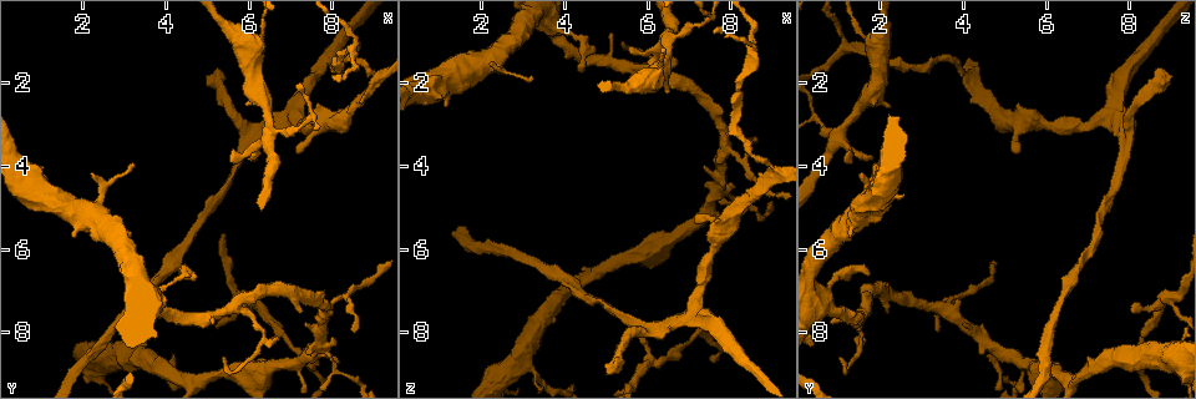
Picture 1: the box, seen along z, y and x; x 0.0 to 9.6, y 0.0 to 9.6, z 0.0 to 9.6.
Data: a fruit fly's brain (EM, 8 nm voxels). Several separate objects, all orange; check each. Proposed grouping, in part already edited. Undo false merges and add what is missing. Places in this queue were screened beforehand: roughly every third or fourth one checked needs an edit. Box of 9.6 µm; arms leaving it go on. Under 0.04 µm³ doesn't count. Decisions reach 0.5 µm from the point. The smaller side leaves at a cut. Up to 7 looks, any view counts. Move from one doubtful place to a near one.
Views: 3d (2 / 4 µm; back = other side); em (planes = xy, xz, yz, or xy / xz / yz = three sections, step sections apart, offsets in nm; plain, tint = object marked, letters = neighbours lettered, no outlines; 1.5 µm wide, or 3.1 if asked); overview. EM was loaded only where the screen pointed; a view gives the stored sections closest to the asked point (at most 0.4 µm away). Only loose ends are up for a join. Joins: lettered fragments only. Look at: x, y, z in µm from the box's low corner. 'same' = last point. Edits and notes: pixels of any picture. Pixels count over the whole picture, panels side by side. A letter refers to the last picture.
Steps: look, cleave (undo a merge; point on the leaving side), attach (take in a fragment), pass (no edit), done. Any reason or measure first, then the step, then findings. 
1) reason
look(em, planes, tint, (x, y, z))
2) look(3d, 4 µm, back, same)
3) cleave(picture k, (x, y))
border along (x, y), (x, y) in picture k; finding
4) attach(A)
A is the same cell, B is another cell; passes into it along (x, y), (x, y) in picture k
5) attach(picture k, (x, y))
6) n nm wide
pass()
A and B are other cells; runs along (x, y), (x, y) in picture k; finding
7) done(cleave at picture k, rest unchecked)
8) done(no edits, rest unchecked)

look(em, xy, step 4, letters, (5.00, 1.85, 8.75))

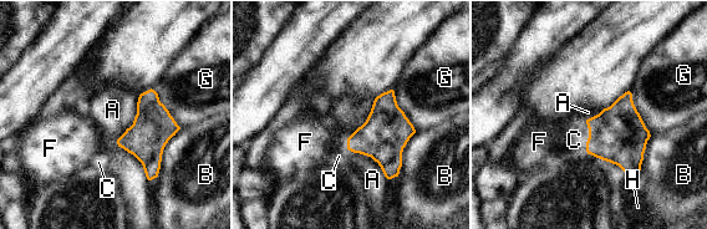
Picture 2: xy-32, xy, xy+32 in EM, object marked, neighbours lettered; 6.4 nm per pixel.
another direction
look(em, planes, letters, same)

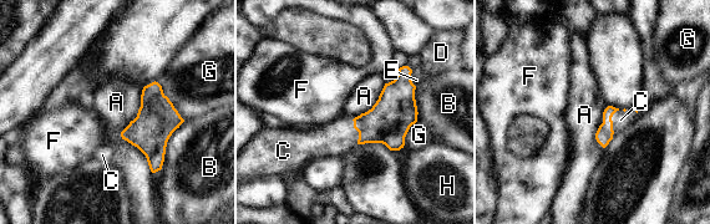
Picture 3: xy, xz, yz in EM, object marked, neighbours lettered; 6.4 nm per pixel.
A touches over 550 nm
attach(C)
C is the same cell, A, B, D, E, F, G and H are other cells; passes into it along (388, 122), (358, 131), (336, 137) in picture 3; it goes on there

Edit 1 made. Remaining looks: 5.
look(overview)

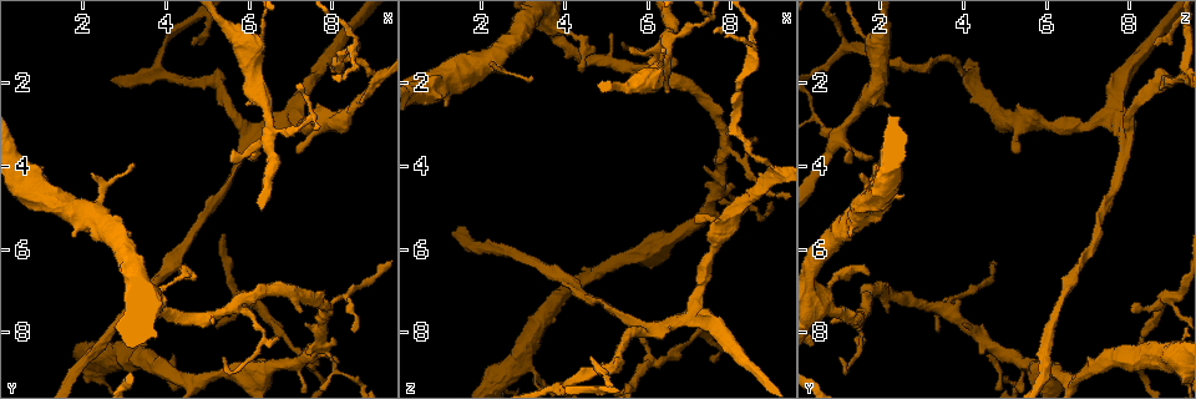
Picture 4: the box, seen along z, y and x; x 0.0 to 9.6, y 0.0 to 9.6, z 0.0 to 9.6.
look(3d, 4 µm, back, (5.10, 7.85, 0.75))

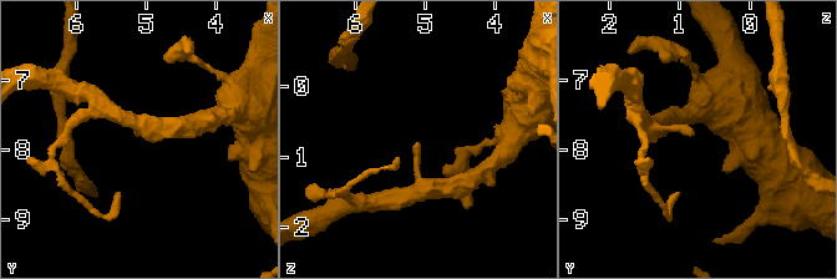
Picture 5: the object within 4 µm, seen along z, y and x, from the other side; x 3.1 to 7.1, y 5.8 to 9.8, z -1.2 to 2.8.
shape alone is not enough
look(em, planes, plain, (5.15, 7.80, 0.80))

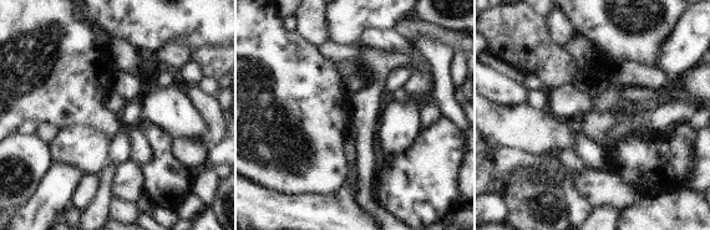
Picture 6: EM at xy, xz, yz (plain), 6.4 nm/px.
look(em, planes, letters, same)

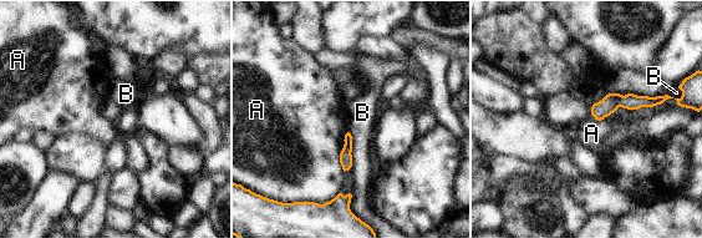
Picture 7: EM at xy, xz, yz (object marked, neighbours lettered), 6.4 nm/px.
pass()
A and B are other cells; runs along (661, 99), (613, 101), (594, 111) in picture 7; none of them fits

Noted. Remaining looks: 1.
done(attach at picture 3, rest unchecked)

